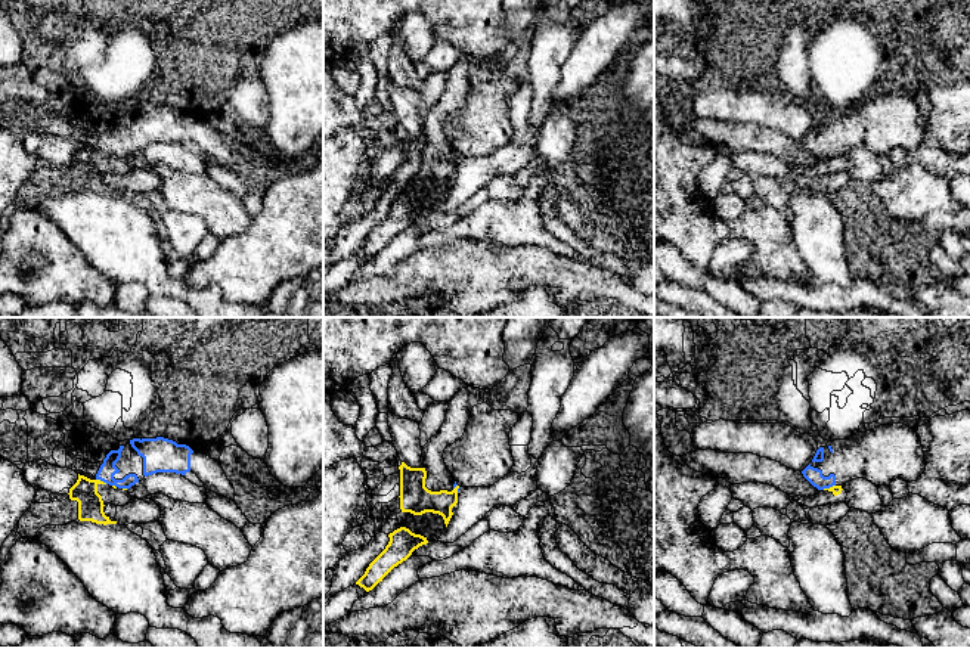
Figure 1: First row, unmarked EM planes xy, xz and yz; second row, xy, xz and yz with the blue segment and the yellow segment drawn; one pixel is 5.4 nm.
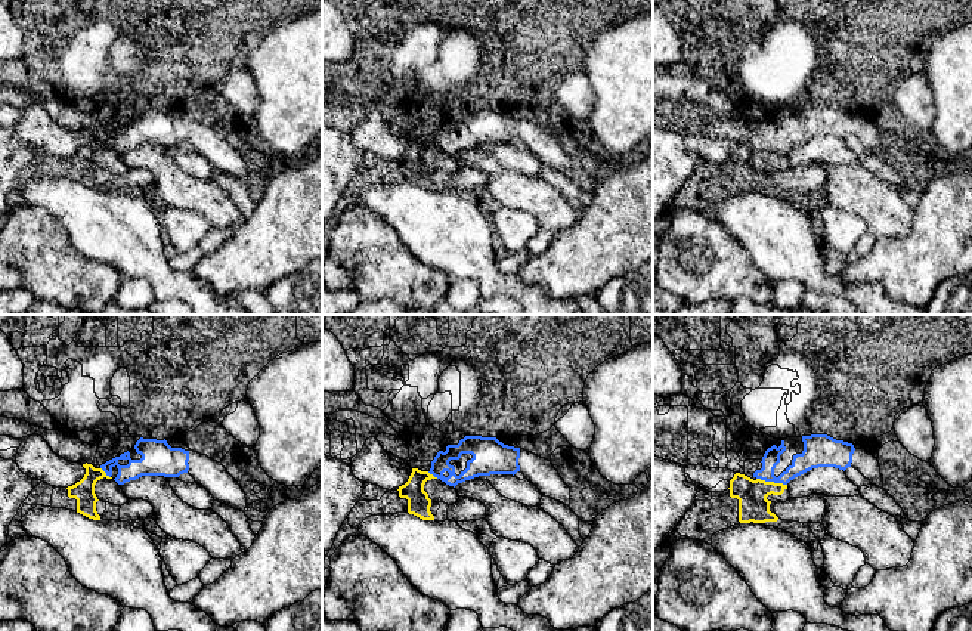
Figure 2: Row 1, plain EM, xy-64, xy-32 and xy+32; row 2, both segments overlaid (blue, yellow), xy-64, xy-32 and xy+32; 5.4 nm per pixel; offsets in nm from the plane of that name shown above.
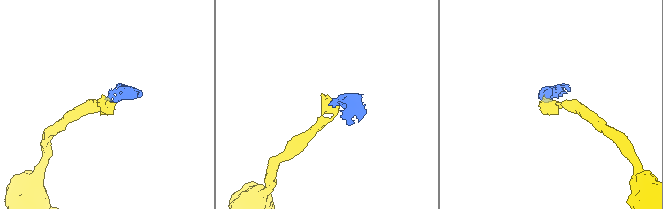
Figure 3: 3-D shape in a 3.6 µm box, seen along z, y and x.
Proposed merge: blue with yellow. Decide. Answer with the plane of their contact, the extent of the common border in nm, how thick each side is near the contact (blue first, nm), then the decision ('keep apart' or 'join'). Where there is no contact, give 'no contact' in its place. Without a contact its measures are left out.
meets blue in xy; contact 70 nm long; 90 nm thick on the blue side, 140 nm on the other; keep apart

